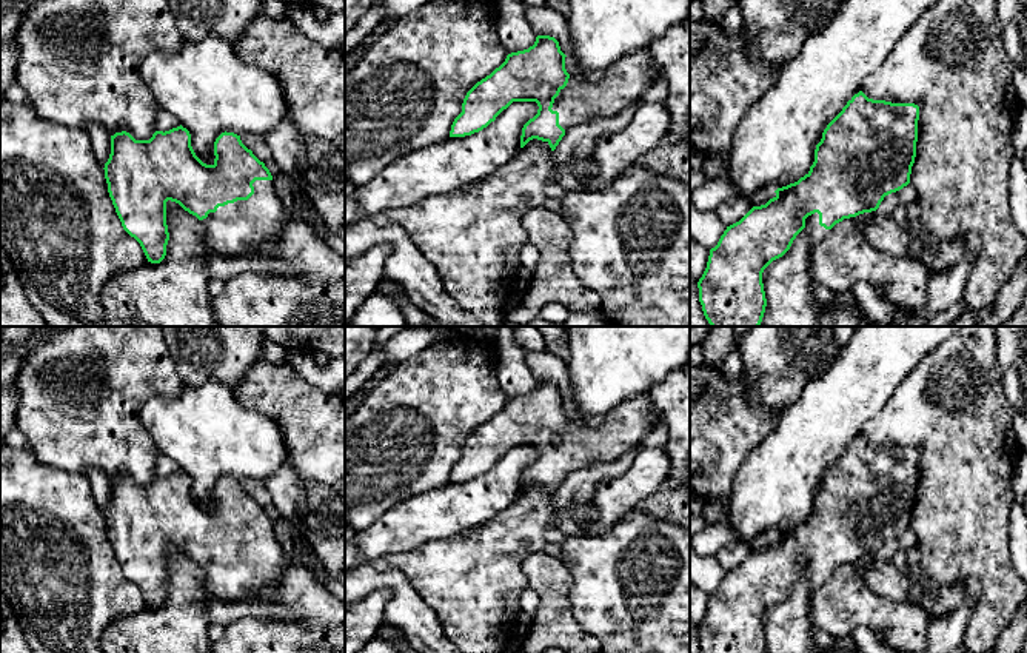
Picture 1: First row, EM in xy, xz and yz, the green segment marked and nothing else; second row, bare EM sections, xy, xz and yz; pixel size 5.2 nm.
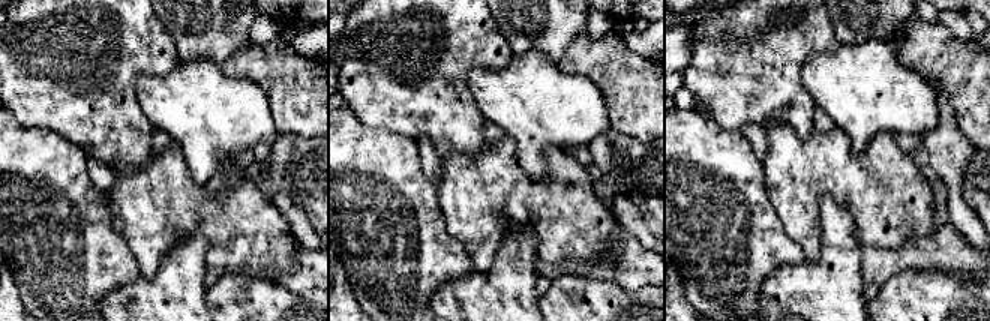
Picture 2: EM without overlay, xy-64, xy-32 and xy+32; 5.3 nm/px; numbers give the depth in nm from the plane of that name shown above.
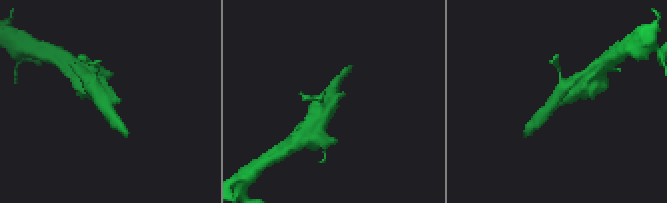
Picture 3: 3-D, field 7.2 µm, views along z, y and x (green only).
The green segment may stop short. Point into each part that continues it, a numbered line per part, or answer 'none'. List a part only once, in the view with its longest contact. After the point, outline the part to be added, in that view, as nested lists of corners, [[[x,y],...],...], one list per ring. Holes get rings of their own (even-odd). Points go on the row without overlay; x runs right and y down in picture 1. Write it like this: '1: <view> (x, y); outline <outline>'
1: xy (245, 570); outline [[[256,525],[253,531],[254,539],[248,545],[219,551],[200,565],[208,590],[223,601],[263,594],[293,562],[274,536],[274,525]]]

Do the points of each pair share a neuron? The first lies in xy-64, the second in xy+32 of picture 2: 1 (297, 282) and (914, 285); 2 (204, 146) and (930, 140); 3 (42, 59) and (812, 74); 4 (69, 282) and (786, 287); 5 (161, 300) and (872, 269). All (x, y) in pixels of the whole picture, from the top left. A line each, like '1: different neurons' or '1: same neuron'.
1: different neurons
2: different neurons
3: different neurons
4: different neurons
5: different neurons

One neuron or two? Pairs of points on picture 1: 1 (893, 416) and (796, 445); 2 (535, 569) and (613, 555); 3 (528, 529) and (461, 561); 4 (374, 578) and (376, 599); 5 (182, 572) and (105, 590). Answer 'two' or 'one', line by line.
1: two
2: two
3: one
4: two
5: two

